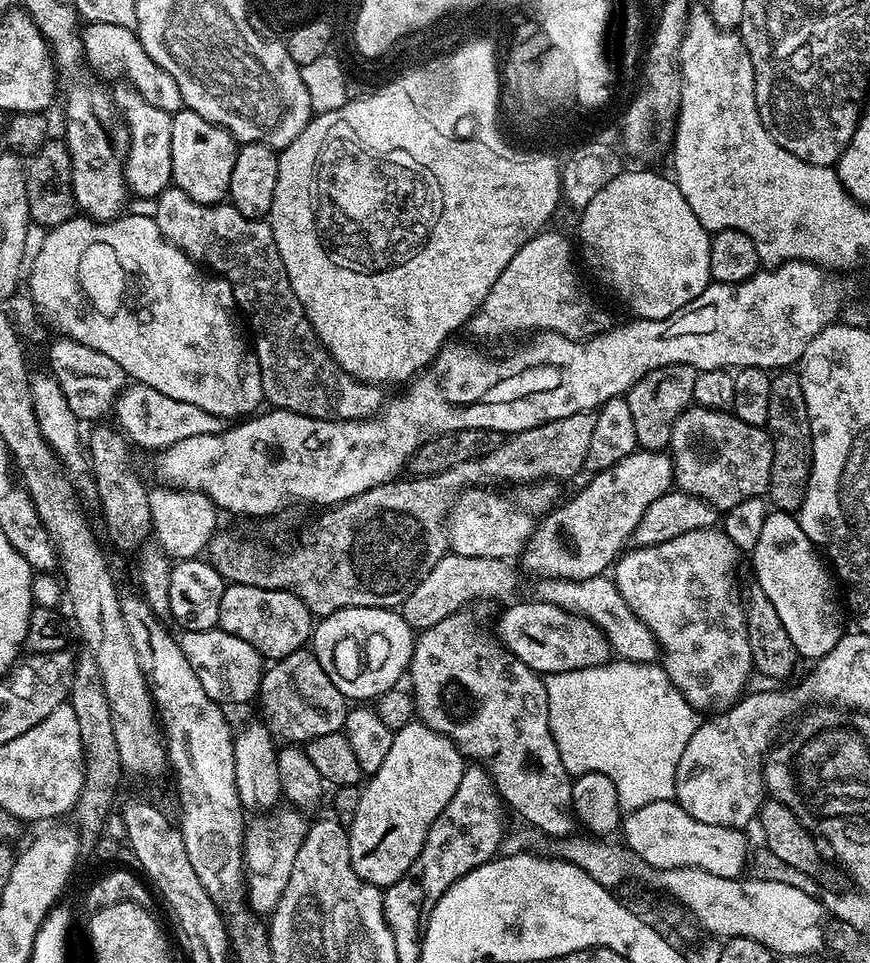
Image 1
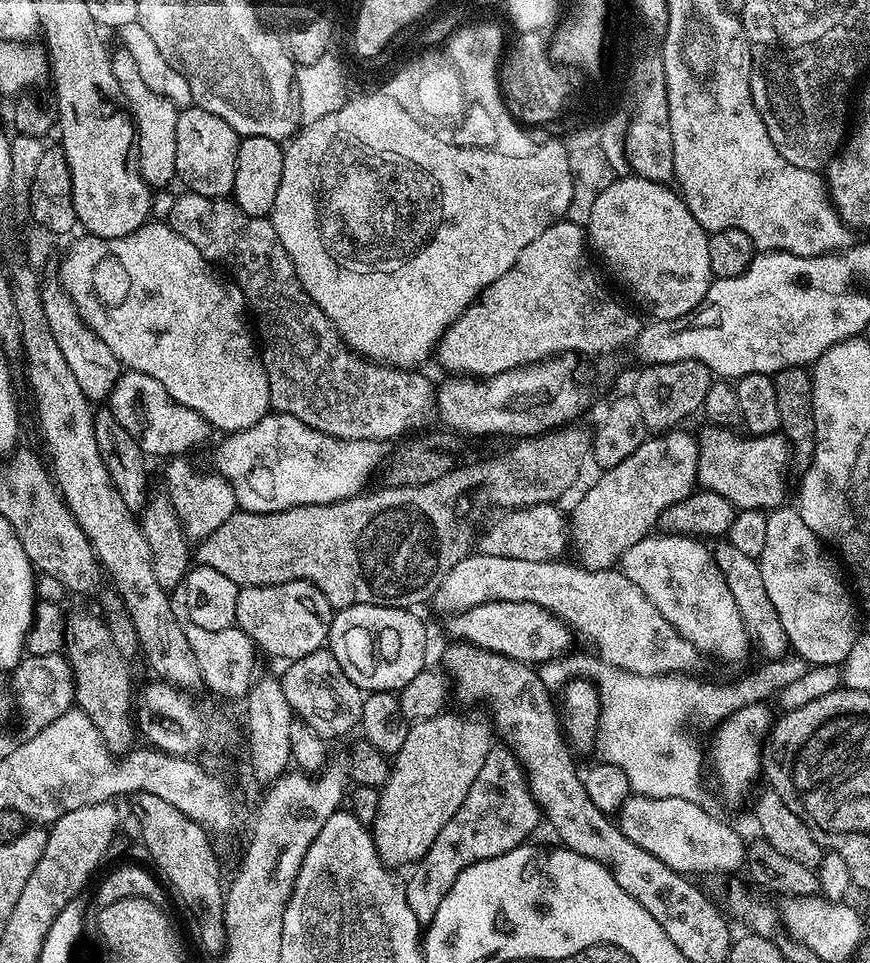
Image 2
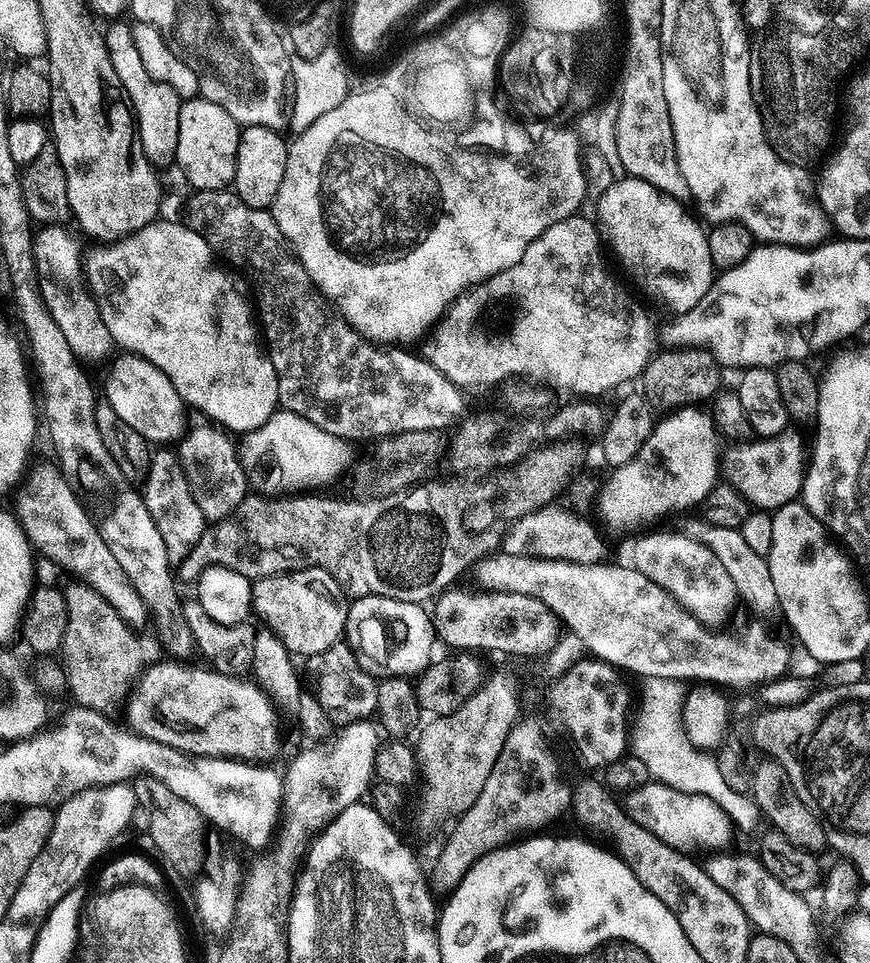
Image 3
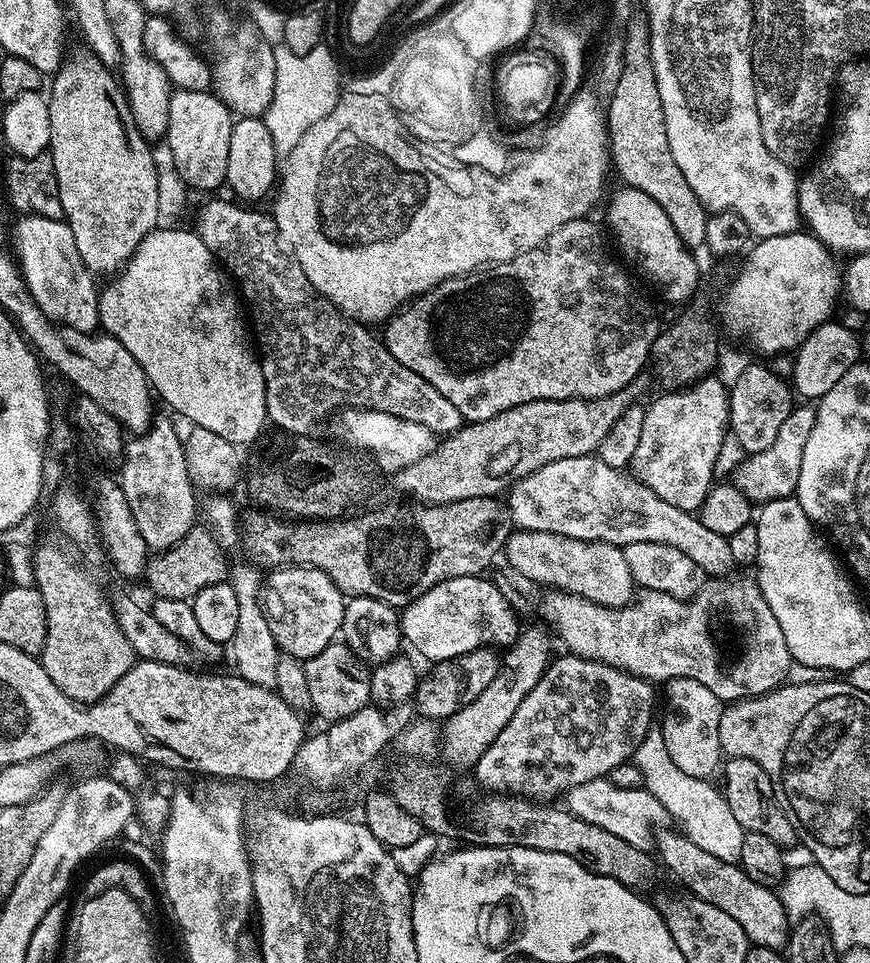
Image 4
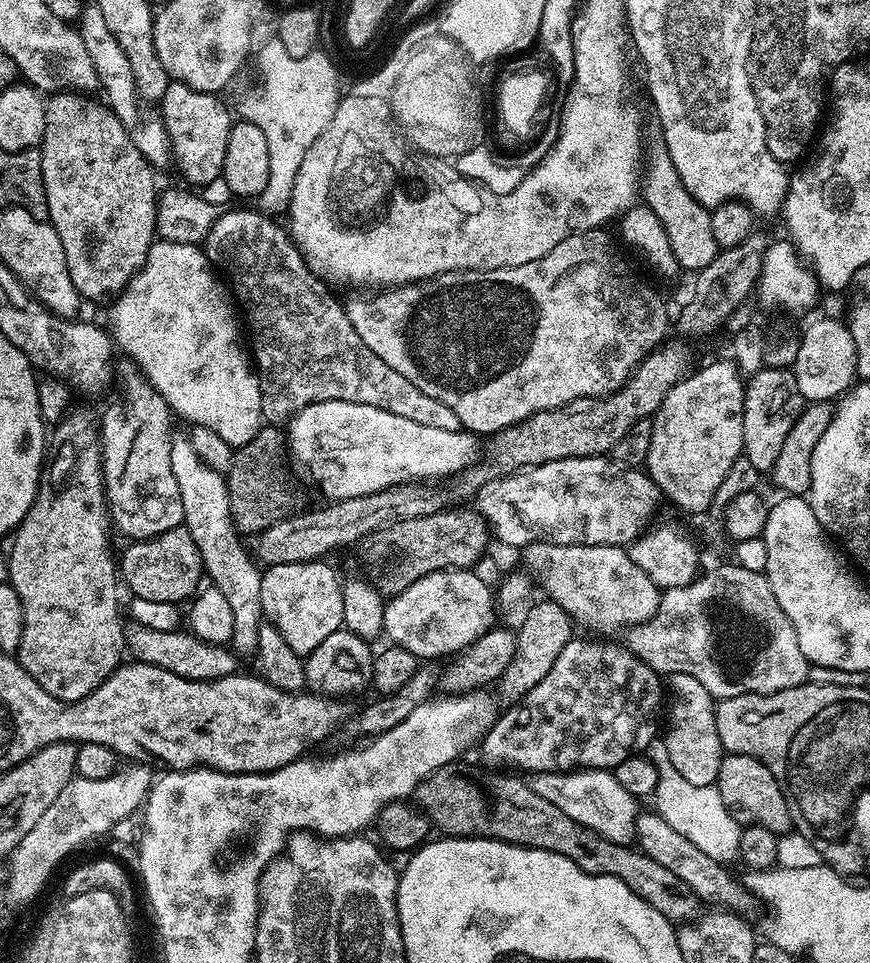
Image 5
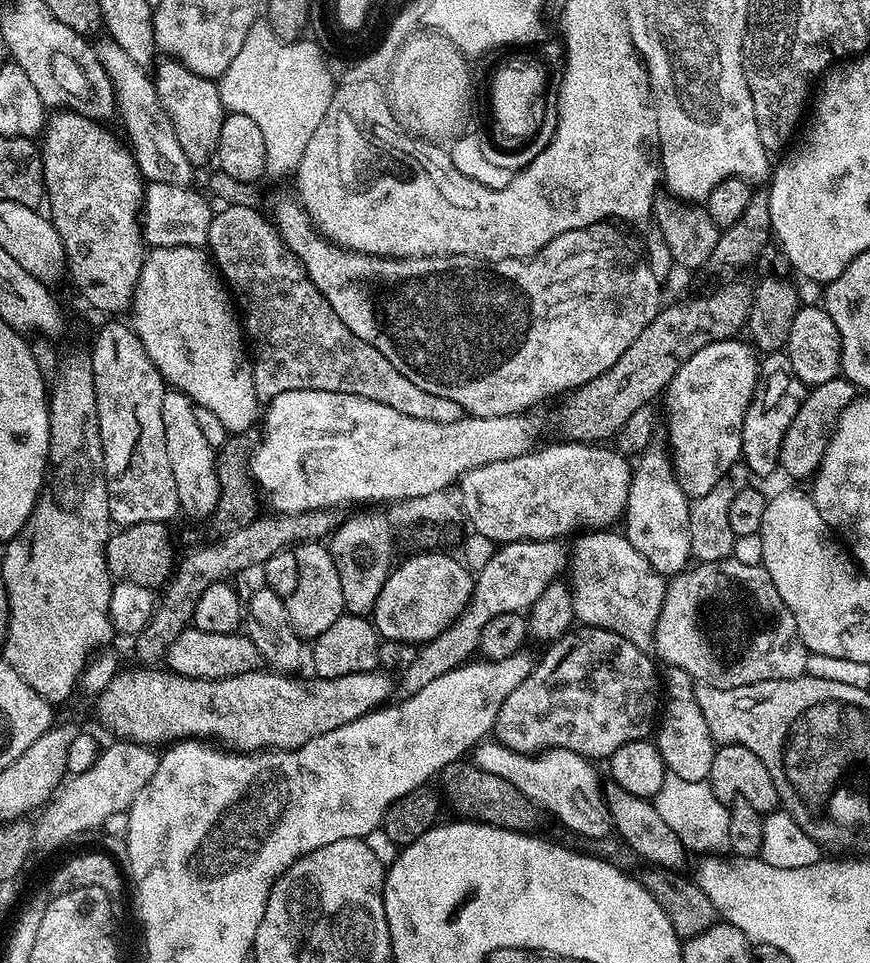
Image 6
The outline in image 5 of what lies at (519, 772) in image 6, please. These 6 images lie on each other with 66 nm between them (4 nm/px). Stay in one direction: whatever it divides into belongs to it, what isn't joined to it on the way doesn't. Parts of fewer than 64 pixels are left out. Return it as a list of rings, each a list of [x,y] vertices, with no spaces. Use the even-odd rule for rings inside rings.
[[[585,768],[583,770],[561,770],[559,772],[538,772],[531,781],[532,789],[546,802],[554,802],[562,814],[570,814],[574,822],[594,829],[595,832],[611,833],[612,824],[608,815],[627,804],[631,793],[616,780],[615,775],[607,768]]]

